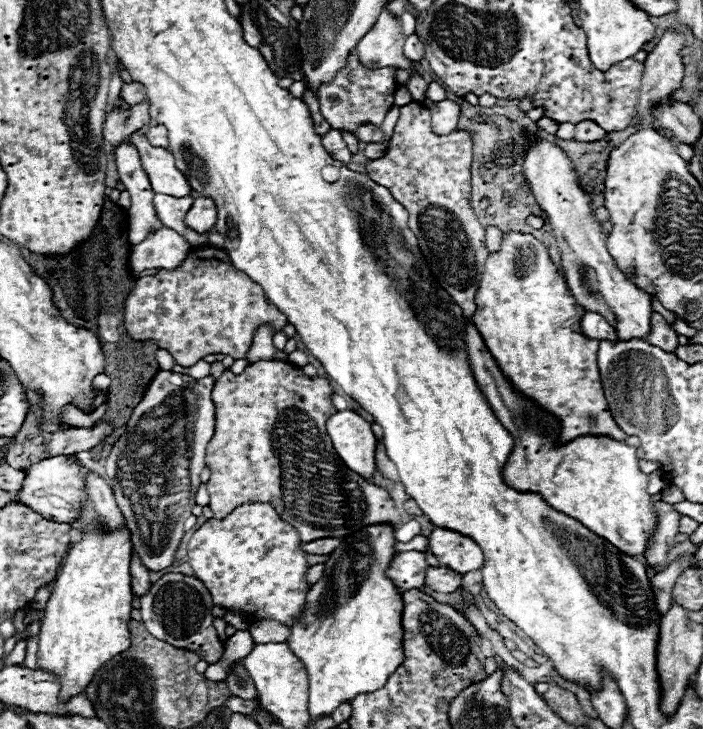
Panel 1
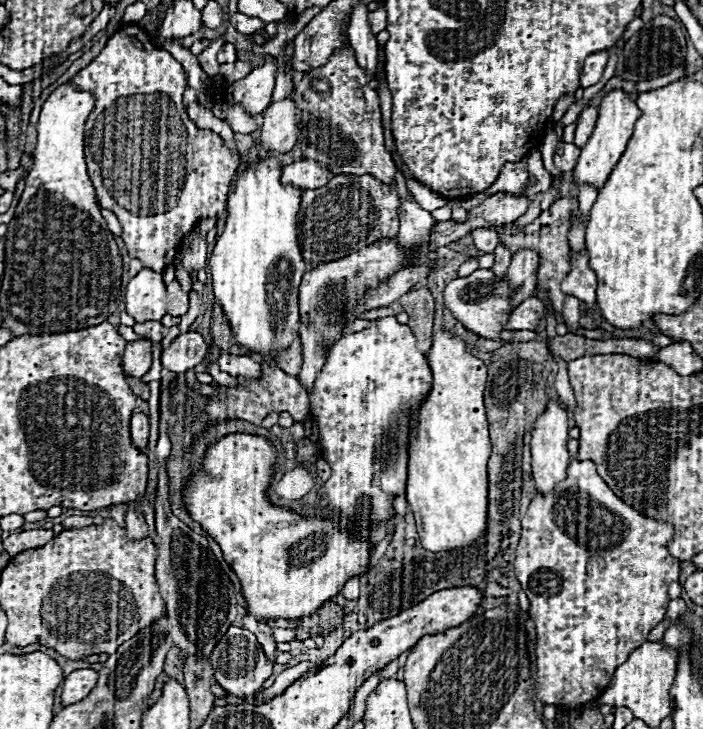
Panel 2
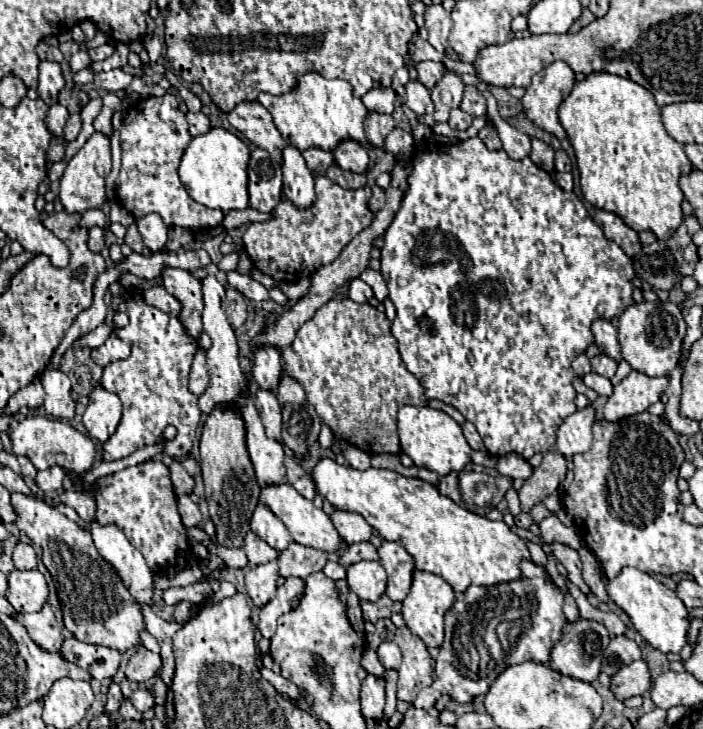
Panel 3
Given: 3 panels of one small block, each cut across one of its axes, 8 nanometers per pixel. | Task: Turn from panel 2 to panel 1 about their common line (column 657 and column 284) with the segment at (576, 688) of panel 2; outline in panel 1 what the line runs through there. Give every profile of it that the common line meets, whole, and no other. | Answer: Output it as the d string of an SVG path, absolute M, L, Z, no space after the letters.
M254 502L236 506L224 520L210 518L206 520L188 542L188 564L194 570L194 576L208 588L214 606L234 610L246 616L250 622L258 622L264 618L272 618L284 626L296 624L306 608L306 594L312 588L308 584L308 560L302 550L300 534L288 522L280 518L280 514L268 502Z

